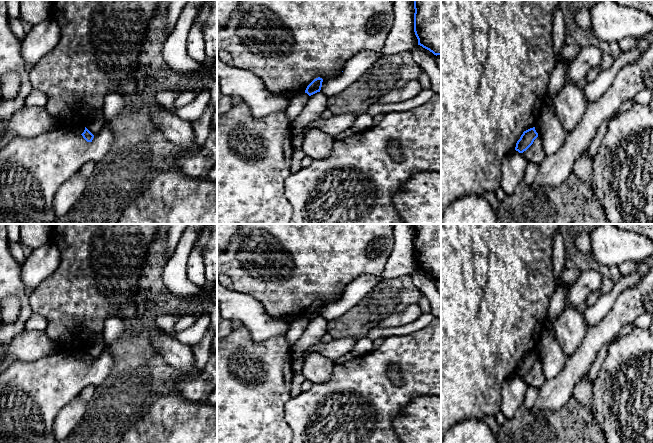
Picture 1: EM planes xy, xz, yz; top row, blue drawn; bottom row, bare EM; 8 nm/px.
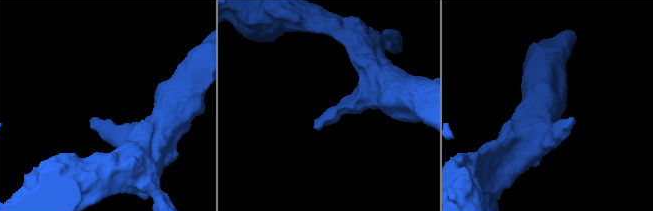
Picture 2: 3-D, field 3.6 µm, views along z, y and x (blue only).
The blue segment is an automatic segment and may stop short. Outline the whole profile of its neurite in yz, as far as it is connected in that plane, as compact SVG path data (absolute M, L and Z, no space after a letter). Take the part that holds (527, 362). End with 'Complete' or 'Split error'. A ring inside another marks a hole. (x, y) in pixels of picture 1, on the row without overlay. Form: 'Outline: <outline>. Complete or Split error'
Outline: M535 351L530 352L523 356L520 363L516 367L515 374L519 377L526 375L538 361L538 357L535 354Z. Complete

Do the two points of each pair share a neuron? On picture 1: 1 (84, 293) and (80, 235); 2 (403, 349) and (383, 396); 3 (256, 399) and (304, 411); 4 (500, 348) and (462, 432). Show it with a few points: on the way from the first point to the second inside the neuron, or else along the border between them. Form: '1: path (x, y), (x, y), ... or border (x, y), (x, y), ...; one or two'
1: path (84, 279), (84, 249); one
2: path (390, 358), (382, 366), (382, 383); one
3: border (290, 397), (285, 404), (284, 420), (291, 429); two
4: border (481, 419), (465, 418), (451, 428); two

